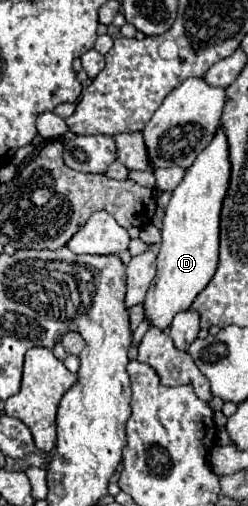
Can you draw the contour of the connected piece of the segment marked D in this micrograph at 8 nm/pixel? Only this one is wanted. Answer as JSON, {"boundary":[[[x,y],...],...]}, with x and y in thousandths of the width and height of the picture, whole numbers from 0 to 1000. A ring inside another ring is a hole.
{"boundary":[[[899,249],[875,257],[851,285],[794,304],[770,332],[746,336],[730,364],[698,375],[681,407],[665,411],[649,451],[649,494],[633,506],[633,545],[601,565],[577,597],[593,628],[641,644],[681,648],[698,625],[778,601],[794,581],[843,561],[883,522],[883,427],[899,391],[915,387],[915,360],[931,352],[923,289]]]}

